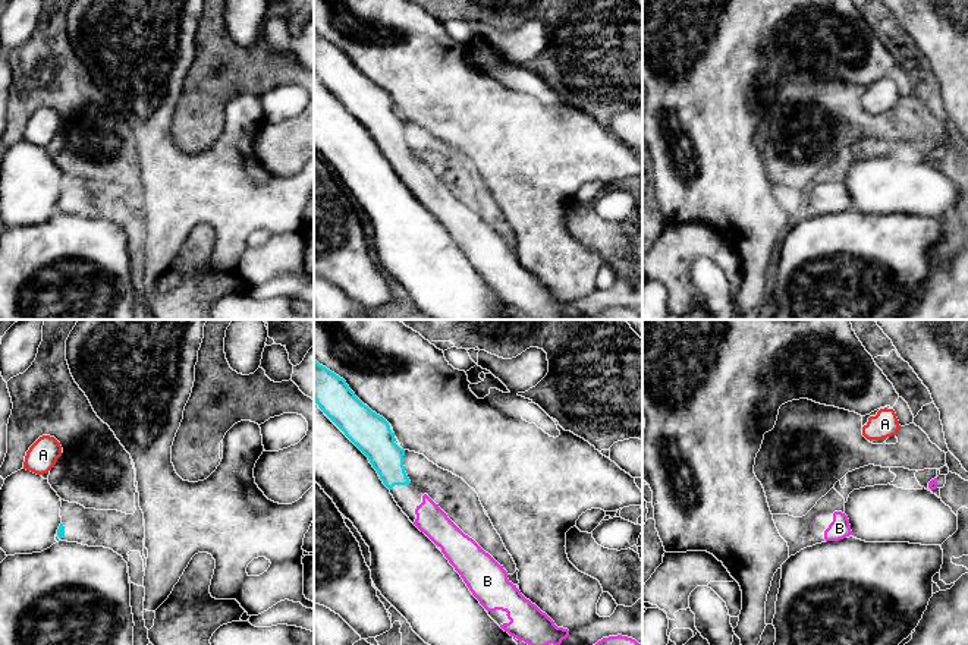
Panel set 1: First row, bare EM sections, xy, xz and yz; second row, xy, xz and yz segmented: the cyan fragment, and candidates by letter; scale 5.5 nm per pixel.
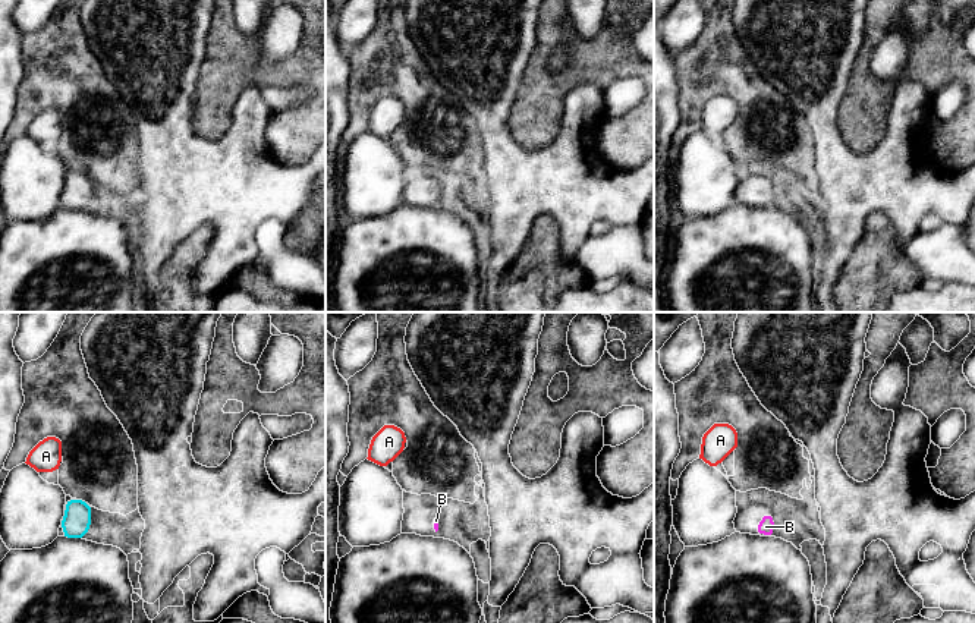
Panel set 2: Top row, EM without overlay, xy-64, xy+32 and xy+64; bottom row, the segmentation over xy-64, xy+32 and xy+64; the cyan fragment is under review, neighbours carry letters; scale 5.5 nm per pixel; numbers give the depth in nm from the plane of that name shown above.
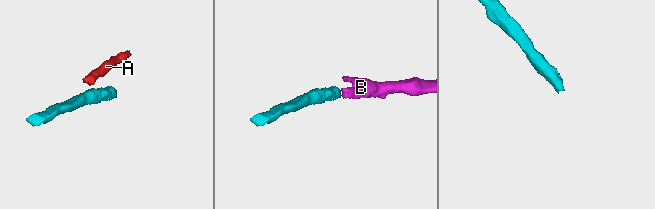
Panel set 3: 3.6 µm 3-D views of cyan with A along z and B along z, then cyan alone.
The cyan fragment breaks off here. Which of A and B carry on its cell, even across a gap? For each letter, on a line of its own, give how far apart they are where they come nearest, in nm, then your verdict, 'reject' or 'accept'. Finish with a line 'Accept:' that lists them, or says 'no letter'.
A: 280 nm | reject
B: 100 nm | accept
Accept: B

